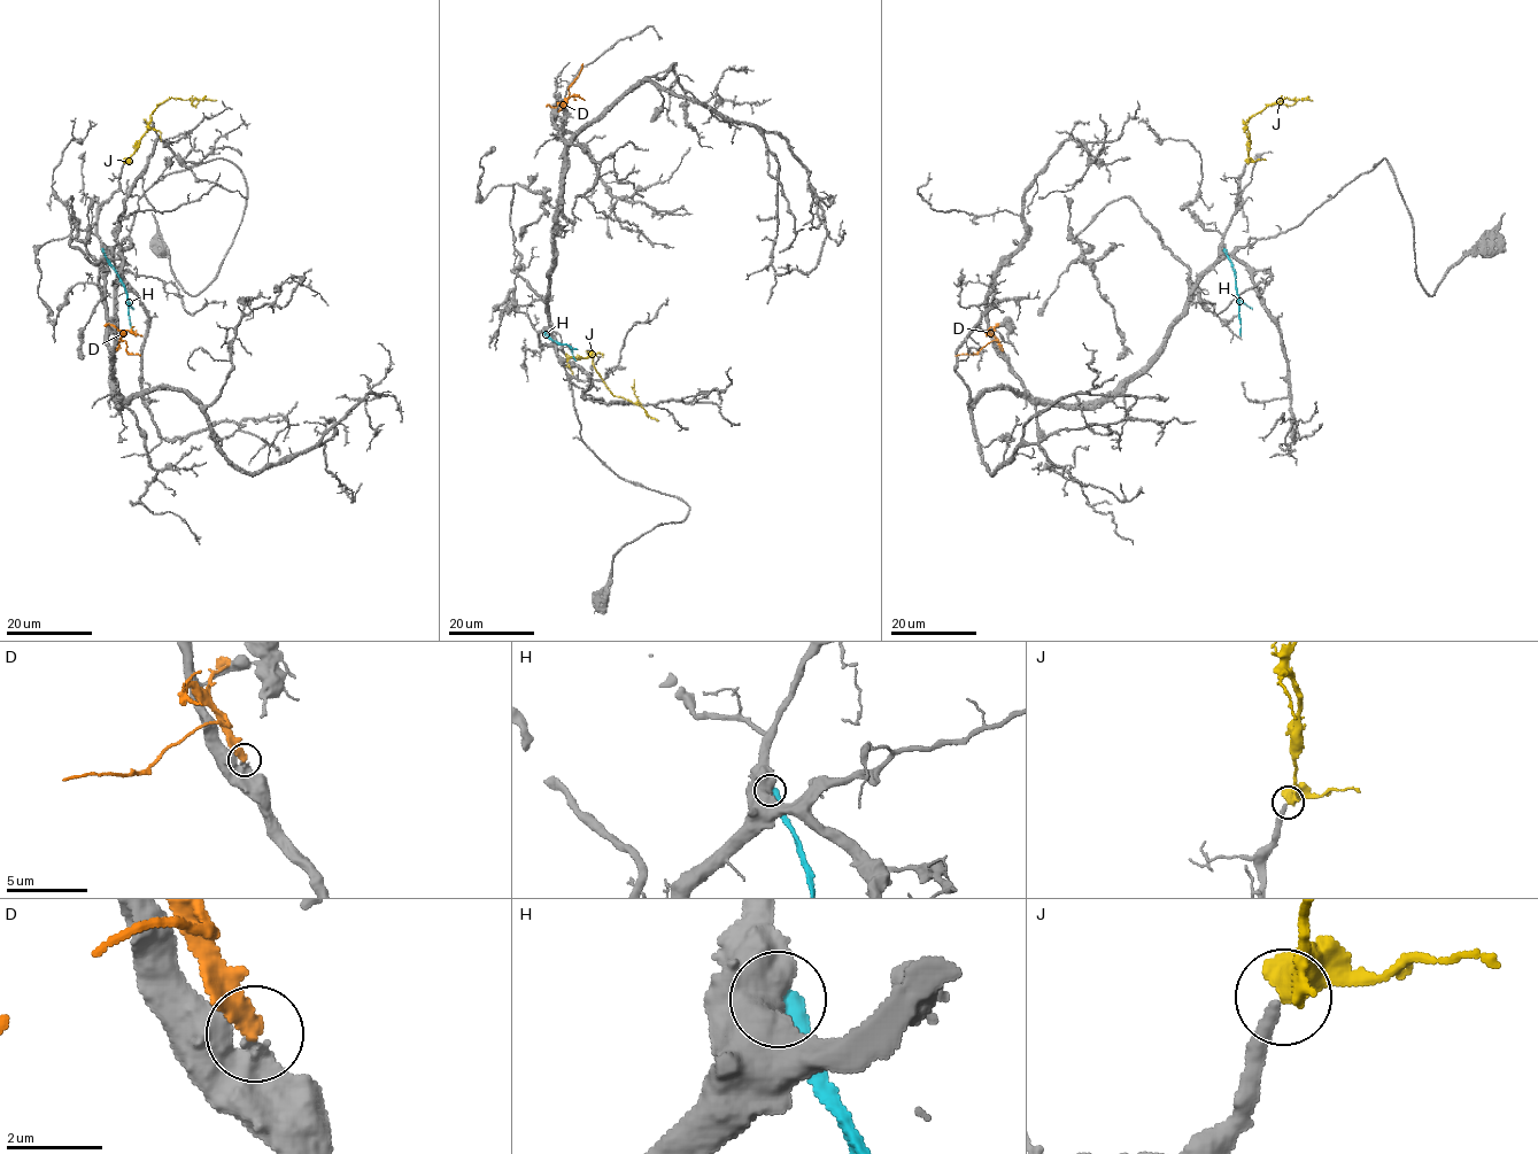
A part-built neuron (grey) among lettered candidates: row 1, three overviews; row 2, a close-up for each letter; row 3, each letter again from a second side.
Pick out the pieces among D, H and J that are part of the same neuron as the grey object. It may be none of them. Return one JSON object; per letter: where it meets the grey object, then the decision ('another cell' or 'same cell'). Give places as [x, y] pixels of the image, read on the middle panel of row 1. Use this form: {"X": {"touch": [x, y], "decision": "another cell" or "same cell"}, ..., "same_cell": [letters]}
{"D": {"touch": [558, 111], "decision": "another cell"}, "H": {"touch": [545, 332], "decision": "another cell"}, "J": {"touch": [566, 355], "decision": "same cell"}, "same_cell": ["J"]}

